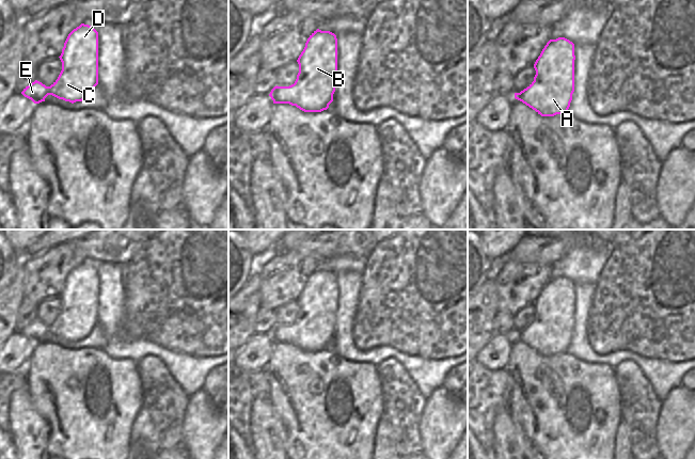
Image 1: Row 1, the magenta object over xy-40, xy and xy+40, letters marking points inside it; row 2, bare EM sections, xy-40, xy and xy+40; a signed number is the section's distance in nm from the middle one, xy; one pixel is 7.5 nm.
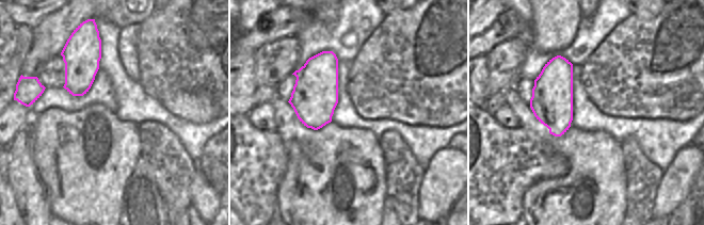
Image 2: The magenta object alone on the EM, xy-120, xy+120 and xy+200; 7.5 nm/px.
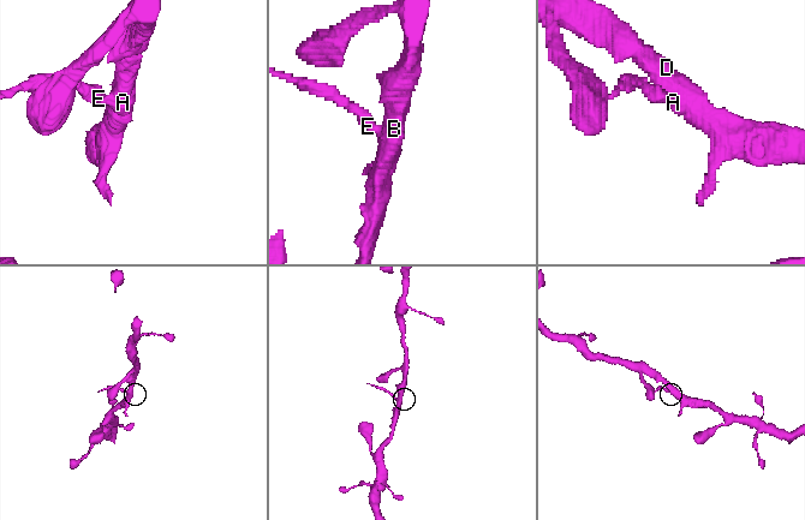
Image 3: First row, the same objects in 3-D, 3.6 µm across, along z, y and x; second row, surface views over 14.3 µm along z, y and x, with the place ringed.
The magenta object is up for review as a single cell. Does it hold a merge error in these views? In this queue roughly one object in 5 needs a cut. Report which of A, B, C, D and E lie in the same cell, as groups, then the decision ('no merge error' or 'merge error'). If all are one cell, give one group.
A B C D E; no merge error

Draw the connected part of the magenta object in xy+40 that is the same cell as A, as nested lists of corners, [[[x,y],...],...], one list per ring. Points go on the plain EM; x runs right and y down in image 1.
[[[565,276],[550,279],[534,303],[534,320],[515,337],[541,355],[568,351],[574,331],[574,283]]]

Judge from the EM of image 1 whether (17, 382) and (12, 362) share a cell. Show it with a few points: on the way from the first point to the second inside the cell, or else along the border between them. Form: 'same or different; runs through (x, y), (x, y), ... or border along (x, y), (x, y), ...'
different; border along (22, 369), (11, 373)

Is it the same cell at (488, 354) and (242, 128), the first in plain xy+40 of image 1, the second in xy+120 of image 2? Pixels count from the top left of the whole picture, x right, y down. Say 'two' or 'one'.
two

